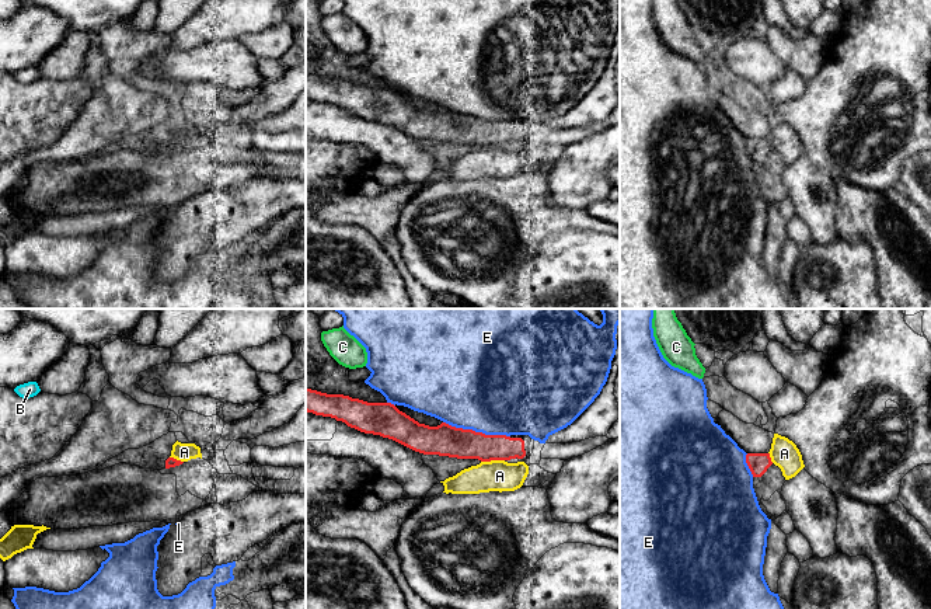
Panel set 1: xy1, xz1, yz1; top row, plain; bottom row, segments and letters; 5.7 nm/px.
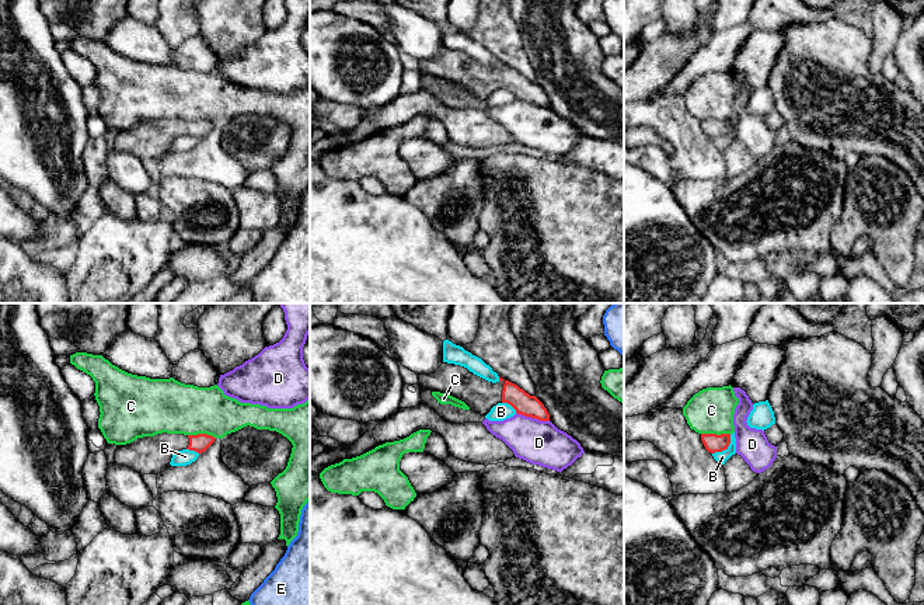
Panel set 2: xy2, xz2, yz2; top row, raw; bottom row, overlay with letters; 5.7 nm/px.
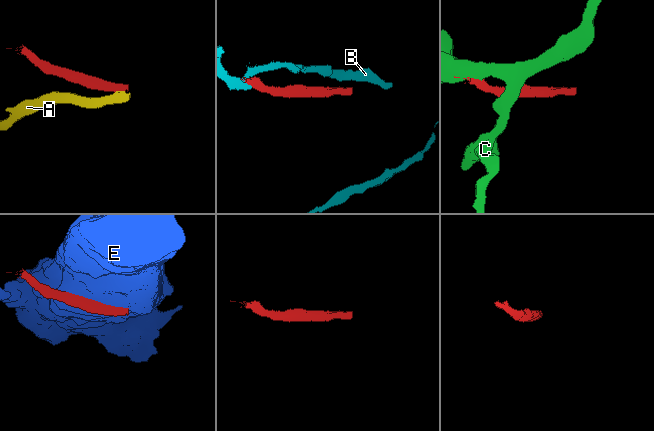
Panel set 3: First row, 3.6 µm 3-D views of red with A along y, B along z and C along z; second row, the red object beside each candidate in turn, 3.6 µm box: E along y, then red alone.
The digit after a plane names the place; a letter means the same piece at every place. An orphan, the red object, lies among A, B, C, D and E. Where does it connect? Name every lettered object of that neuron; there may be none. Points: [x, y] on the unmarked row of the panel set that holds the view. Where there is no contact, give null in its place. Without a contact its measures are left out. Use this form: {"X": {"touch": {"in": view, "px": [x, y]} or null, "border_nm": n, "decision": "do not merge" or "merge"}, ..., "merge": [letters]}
{"A": {"touch": {"in": "xz1", "px": [492, 145]}, "border_nm": 140, "decision": "do not merge"}, "B": {"touch": {"in": "yz2", "px": [725, 134]}, "border_nm": 160, "decision": "do not merge"}, "C": {"touch": {"in": "yz2", "px": [715, 120]}, "border_nm": 170, "decision": "do not merge"}, "D": {"touch": {"in": "xz2", "px": [533, 103]}, "border_nm": 200, "decision": "do not merge"}, "E": {"touch": {"in": "xz1", "px": [477, 118]}, "border_nm": 400, "decision": "do not merge"}, "merge": []}

